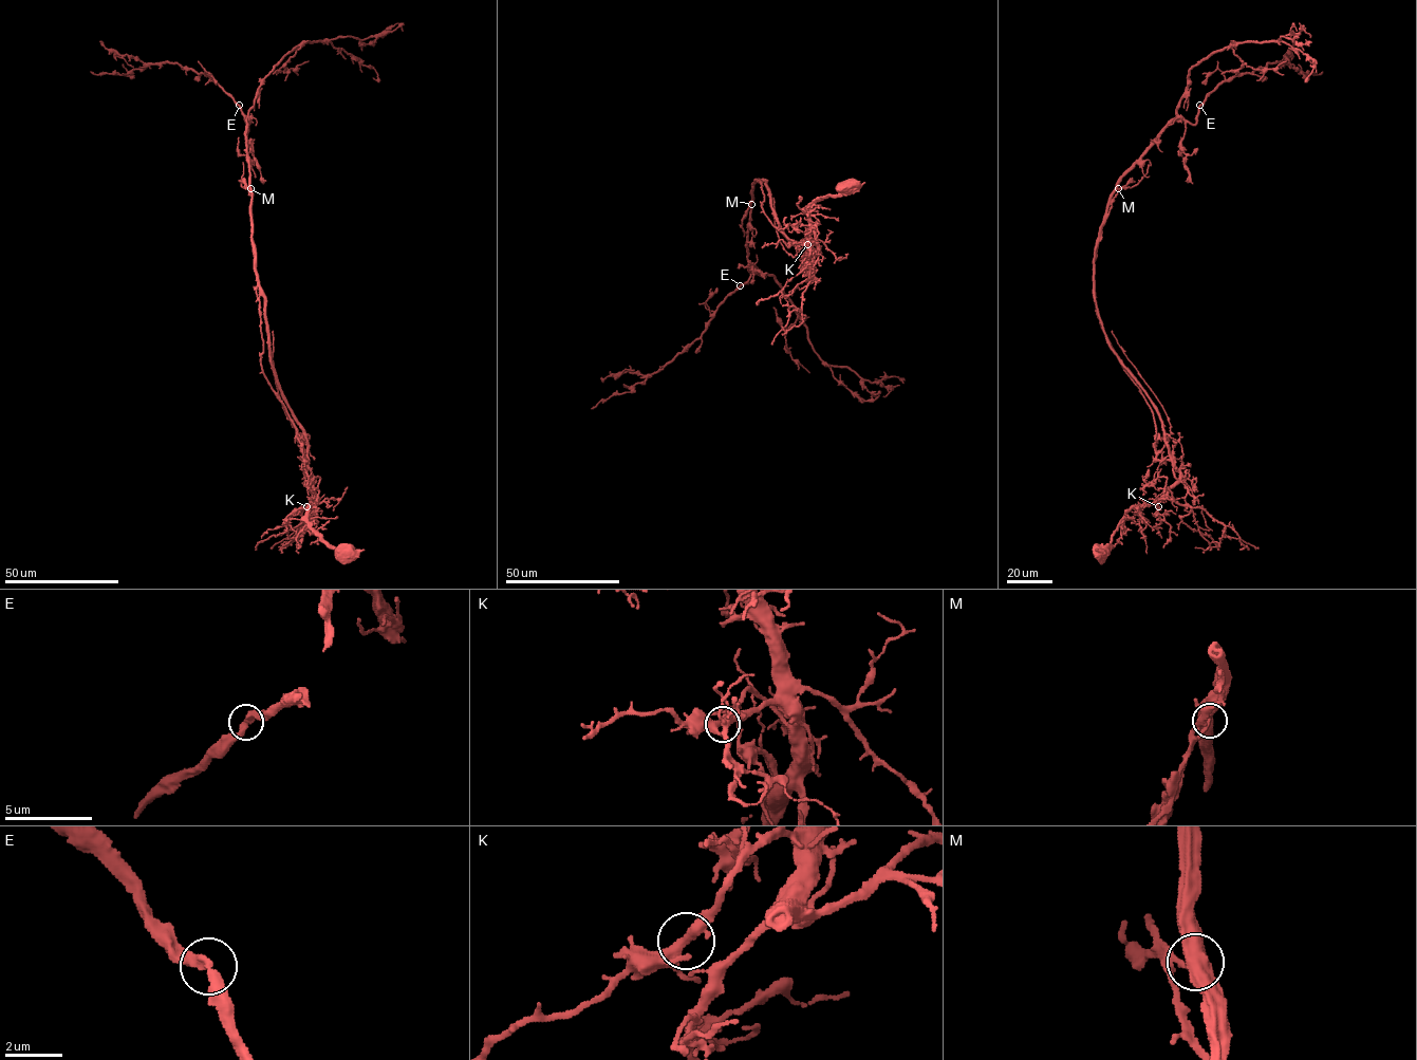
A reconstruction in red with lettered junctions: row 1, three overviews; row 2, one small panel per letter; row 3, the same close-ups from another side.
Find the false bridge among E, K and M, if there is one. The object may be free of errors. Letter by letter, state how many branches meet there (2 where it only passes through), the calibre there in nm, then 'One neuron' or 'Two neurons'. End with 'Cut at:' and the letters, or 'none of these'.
E: Branches: 2. Thickness 360 nm. One neuron
K: Branches: 2. Thickness 380 nm. One neuron
M: Branches: 2. Thickness 360 nm. One neuron
Cut at: none of these

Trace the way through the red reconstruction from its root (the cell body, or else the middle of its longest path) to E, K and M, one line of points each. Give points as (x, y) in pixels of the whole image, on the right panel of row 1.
E: (1099, 552), (1177, 479), (1159, 414), (1103, 329), (1095, 247), (1118, 181), (1172, 122), (1194, 125), (1199, 105)
K: (1099, 552), (1099, 547), (1108, 547), (1118, 524), (1132, 507), (1158, 506)
M: (1099, 552), (1127, 512), (1154, 504), (1177, 480), (1161, 421), (1111, 347), (1095, 298), (1095, 247), (1118, 188)

